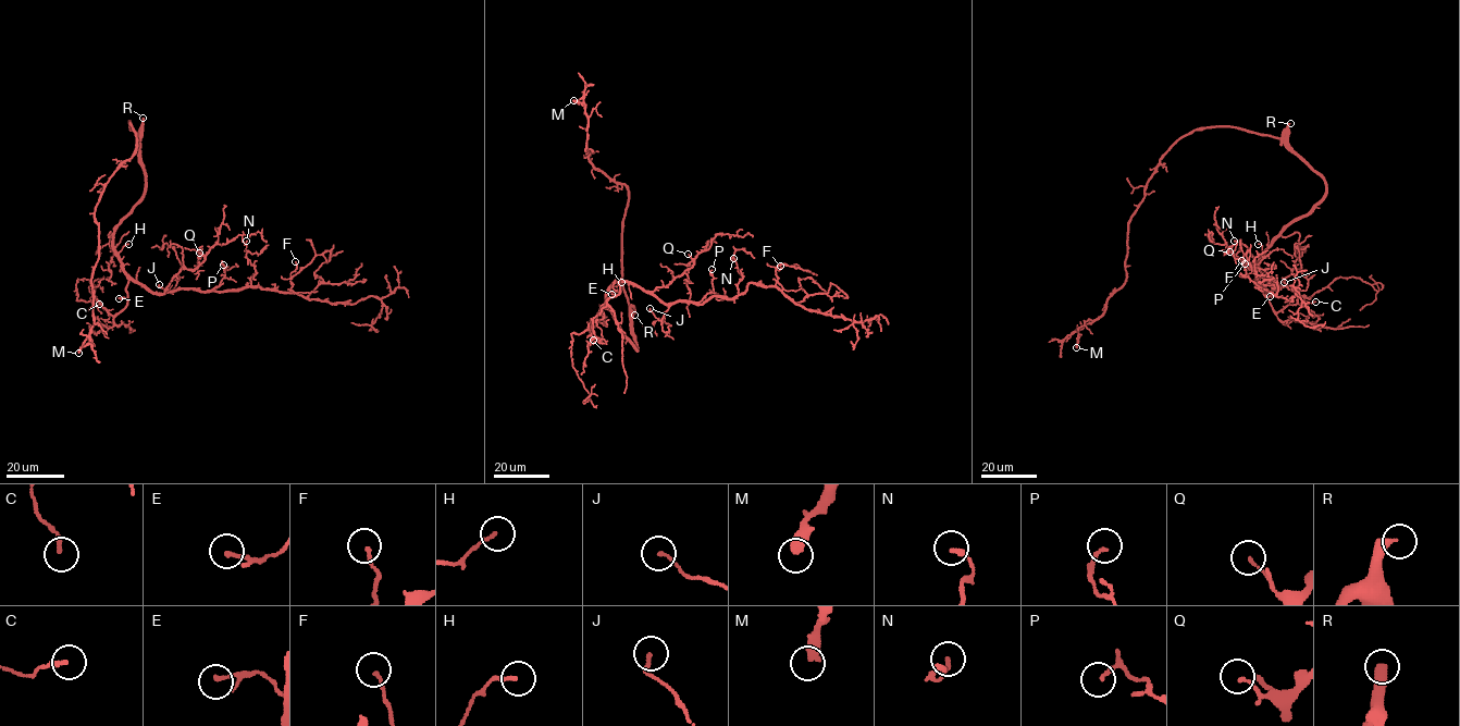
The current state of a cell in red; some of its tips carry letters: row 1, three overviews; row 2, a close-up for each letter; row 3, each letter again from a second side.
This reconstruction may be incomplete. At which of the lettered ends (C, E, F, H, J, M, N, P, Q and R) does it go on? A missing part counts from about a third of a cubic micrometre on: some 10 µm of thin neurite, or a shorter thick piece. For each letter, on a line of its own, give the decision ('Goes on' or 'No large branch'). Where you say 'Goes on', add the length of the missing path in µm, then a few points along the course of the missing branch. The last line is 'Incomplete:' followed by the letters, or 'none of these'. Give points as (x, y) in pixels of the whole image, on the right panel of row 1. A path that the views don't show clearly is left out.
C: No large branch
E: No large branch
F: No large branch
H: No large branch
J: No large branch
M: Goes on. Missing length about 15 µm
N: No large branch
P: No large branch
Q: No large branch
R: No large branch
Incomplete: M

